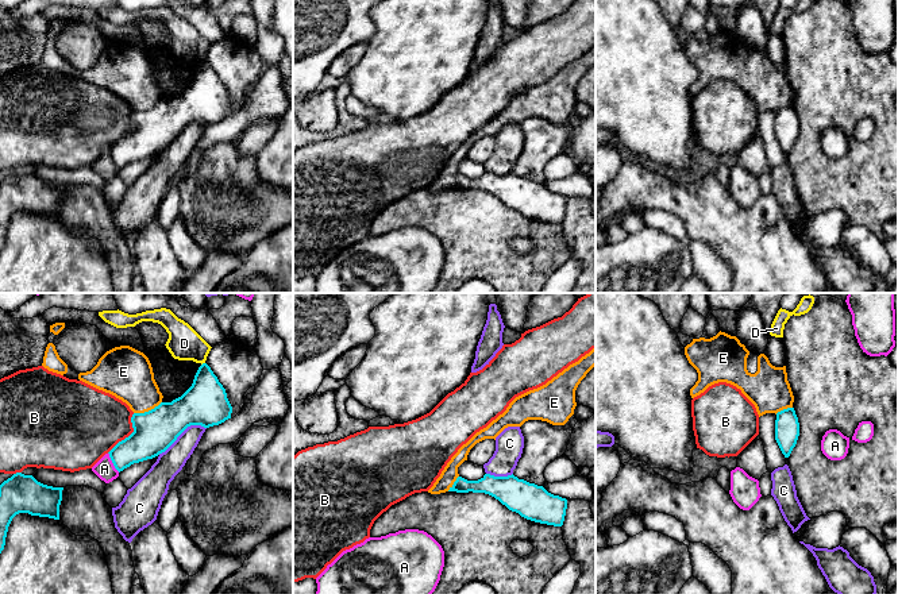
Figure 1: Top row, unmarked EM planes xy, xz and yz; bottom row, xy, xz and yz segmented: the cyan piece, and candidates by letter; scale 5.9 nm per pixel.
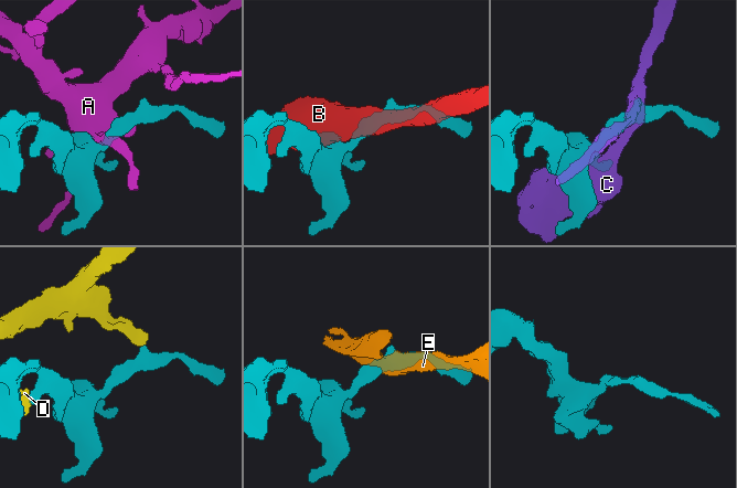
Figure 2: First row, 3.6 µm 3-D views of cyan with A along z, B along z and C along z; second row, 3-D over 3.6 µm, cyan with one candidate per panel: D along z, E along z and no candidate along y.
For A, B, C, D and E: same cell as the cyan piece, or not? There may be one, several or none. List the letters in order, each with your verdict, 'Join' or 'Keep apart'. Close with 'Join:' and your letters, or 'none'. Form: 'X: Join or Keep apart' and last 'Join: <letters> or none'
A: Keep apart
B: Keep apart
C: Keep apart
D: Keep apart
E: Keep apart
Join: none

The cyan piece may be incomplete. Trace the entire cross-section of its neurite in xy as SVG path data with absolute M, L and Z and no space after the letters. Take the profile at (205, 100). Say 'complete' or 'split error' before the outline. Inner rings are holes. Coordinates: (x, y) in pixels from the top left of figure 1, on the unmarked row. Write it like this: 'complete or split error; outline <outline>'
complete; outline M203 61L192 84L181 94L132 112L134 130L108 150L109 155L120 170L165 150L188 124L219 123L231 116L231 111L226 86L211 65Z

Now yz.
complete; outline M787 105L776 111L775 138L785 153L789 155L799 134L799 120L794 105Z

